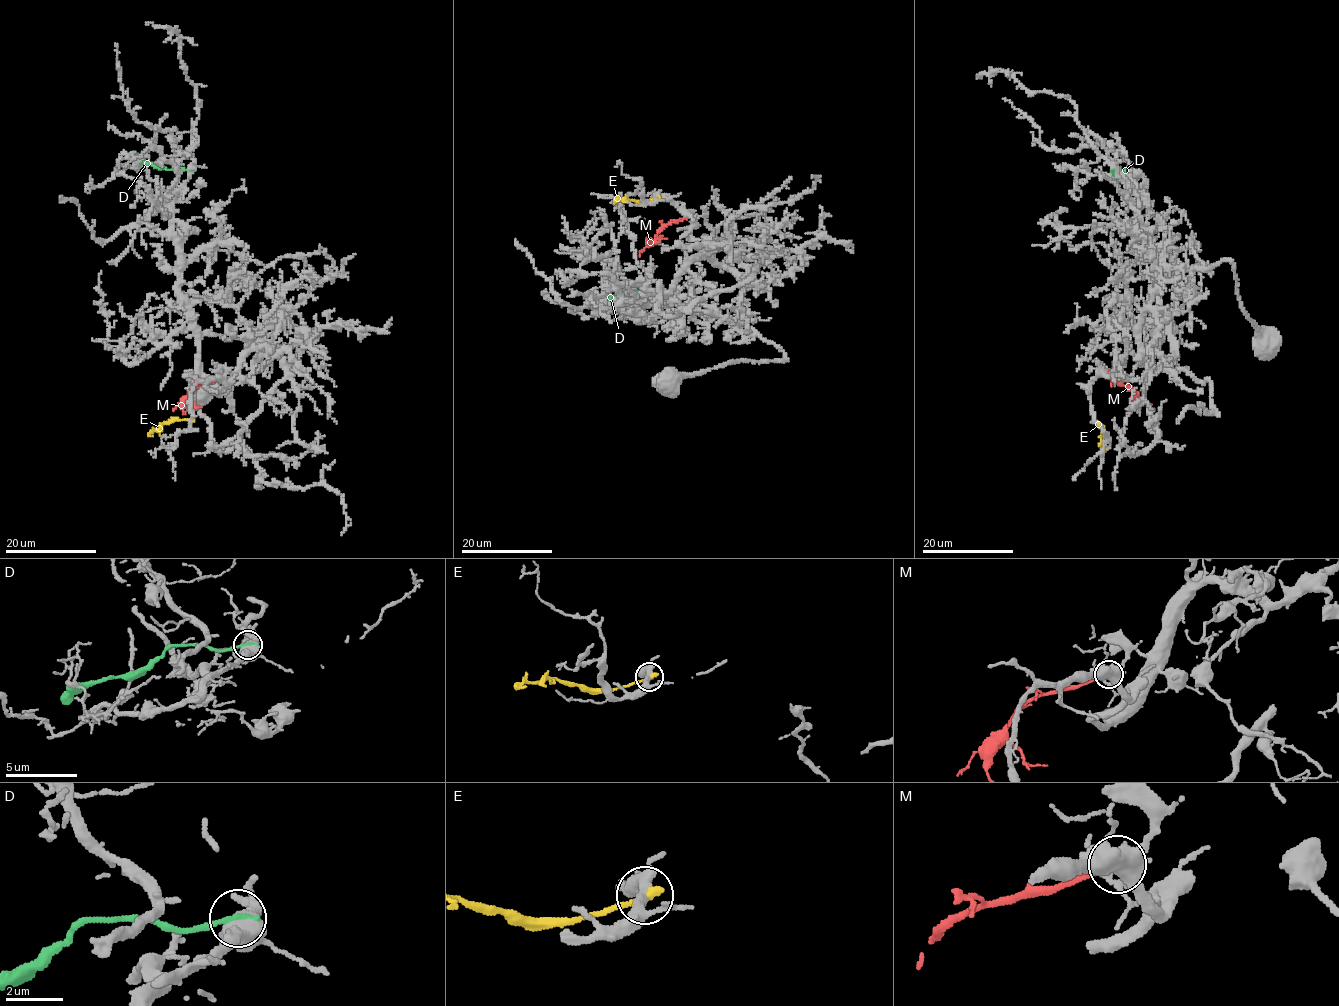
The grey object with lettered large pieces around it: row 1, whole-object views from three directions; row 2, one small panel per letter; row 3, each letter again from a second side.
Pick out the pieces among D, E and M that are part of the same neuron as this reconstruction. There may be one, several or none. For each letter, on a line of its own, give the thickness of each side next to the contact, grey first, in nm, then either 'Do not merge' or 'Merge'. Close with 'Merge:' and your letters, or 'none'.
D: Thickness 550 nm (grey) against 240 nm. Do not merge
E: Thickness 300 nm (grey) against 280 nm. Do not merge
M: Thickness 360 nm (grey) against 200 nm. Merge
Merge: M

